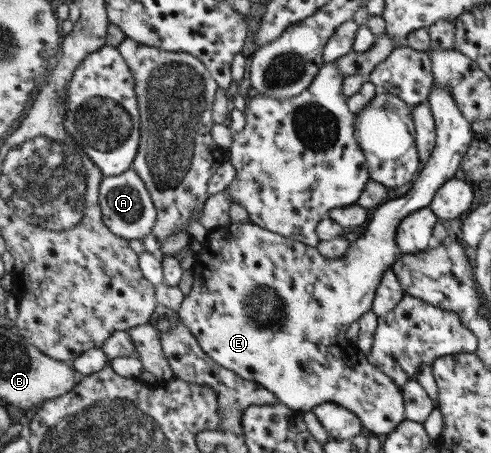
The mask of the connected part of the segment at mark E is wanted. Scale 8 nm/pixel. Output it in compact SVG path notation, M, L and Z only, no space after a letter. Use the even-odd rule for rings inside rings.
M432 86L431 90L432 92L428 94L426 101L430 108L430 113L435 126L435 145L430 156L424 162L423 168L418 172L418 177L412 182L411 188L403 195L394 199L388 199L381 205L378 205L368 224L366 224L365 233L359 238L356 238L354 242L348 244L346 252L341 257L325 259L316 247L306 246L298 239L286 238L284 235L276 234L271 230L266 230L256 223L245 222L244 224L234 224L230 222L230 224L224 227L209 231L208 239L204 242L204 248L198 252L198 256L203 262L214 264L218 269L194 270L196 279L194 280L192 291L184 299L182 306L178 310L178 314L185 322L185 325L192 331L192 334L198 339L204 352L207 352L216 362L218 362L218 364L224 366L224 368L234 371L238 376L241 376L246 380L252 380L261 384L264 388L273 392L286 406L292 407L299 413L310 411L312 408L315 408L315 406L323 404L323 402L333 402L338 406L342 406L346 410L352 411L352 414L355 414L356 418L359 418L362 428L366 428L370 434L376 436L378 434L387 435L399 424L399 422L402 422L402 420L405 419L403 415L403 398L401 397L402 391L391 381L389 376L386 376L381 370L372 366L357 346L353 346L346 340L346 330L348 330L348 325L351 322L357 322L360 316L371 310L371 302L375 293L375 288L378 286L379 278L386 269L391 268L391 264L396 259L396 254L398 253L396 248L396 225L406 217L407 214L427 207L431 198L434 196L436 189L440 188L440 185L442 185L443 182L453 178L453 174L458 170L462 157L469 146L469 142L472 140L472 136L475 135L474 132L470 130L469 122L460 114L458 108L456 108L452 96L448 94L448 89Z

